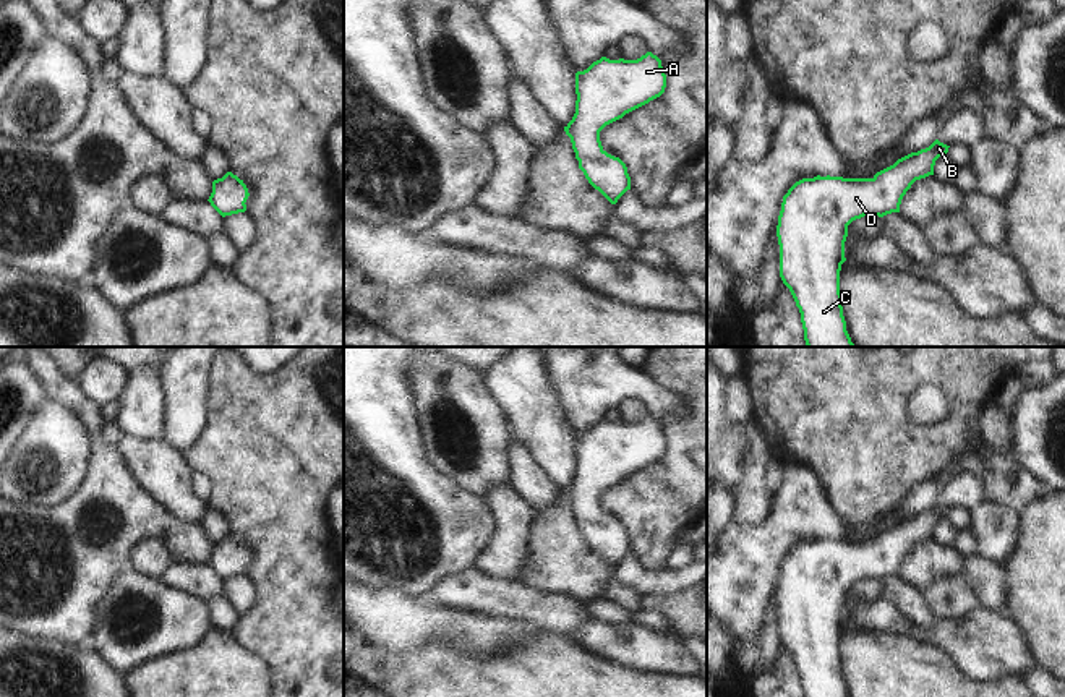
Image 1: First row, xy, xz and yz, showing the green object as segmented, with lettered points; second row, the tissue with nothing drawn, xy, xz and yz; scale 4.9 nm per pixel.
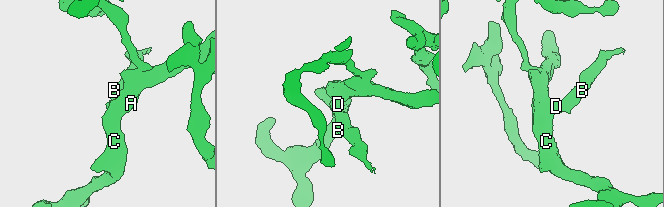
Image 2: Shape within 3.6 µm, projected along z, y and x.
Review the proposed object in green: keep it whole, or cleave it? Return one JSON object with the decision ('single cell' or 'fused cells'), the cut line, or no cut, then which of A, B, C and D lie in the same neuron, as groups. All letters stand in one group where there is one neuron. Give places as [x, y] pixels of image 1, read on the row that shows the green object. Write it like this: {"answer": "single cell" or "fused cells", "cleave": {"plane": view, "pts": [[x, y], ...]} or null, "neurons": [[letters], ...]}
{"answer": "single cell", "cleave": null, "neurons": [["A", "B", "C", "D"]]}

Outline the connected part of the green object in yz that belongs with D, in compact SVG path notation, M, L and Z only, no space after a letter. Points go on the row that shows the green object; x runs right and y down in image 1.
M935 139L872 178L802 178L783 196L776 225L780 277L799 308L807 347L854 347L840 293L848 225L864 216L900 212L911 185L934 175L935 160L948 148Z

